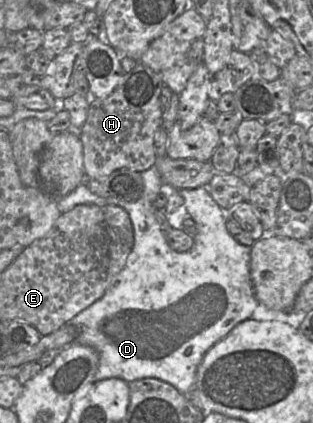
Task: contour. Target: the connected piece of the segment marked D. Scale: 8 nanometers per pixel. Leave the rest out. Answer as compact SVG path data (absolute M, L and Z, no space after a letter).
M153 165L142 173L143 193L135 201L102 198L93 194L86 183L58 198L61 214L80 204L116 205L130 216L134 229L134 243L124 268L113 278L103 296L70 321L77 330L76 343L94 348L99 356L96 380L120 378L130 383L142 378L156 378L174 386L180 393L188 393L194 386L199 365L205 354L223 339L238 323L252 319L258 301L250 276L251 247L238 243L227 231L219 205L205 186L182 189L185 208L196 224L194 244L186 252L176 252L168 245L155 218L155 199L159 194L169 196L169 185L163 183Z

